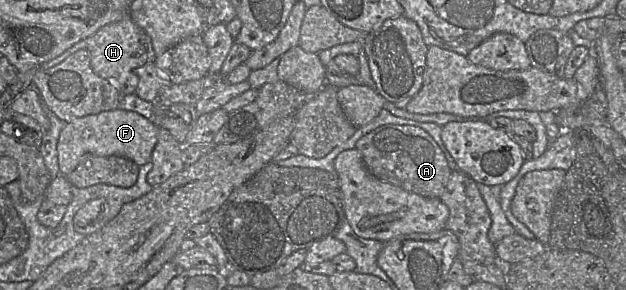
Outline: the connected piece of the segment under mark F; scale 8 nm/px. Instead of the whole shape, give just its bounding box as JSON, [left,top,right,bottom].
[57,108,159,175]

